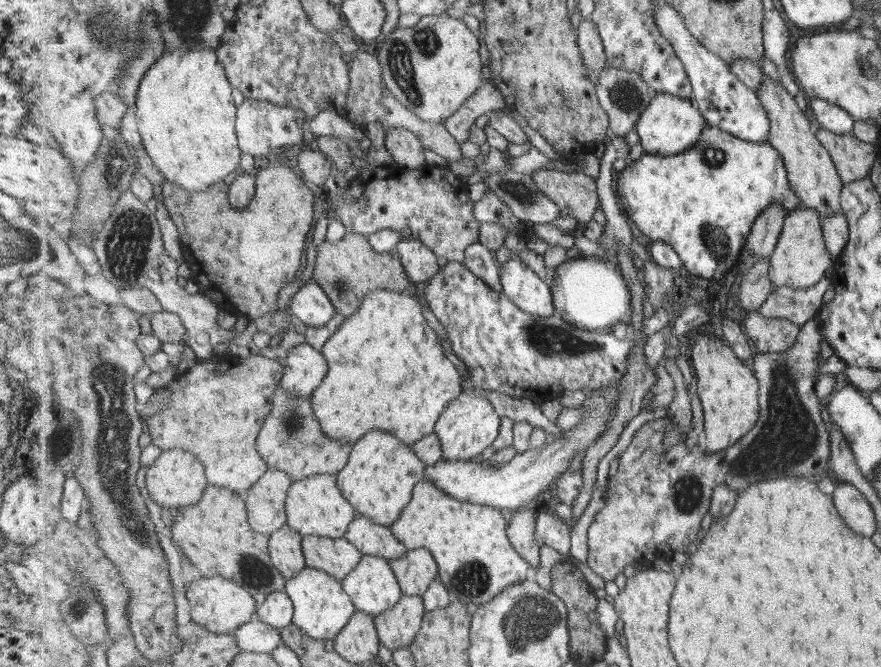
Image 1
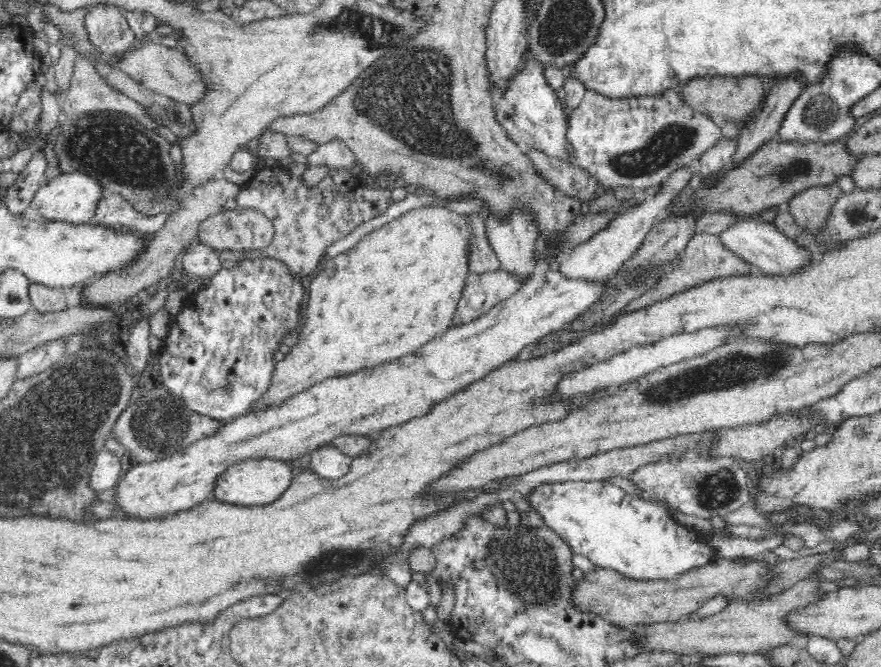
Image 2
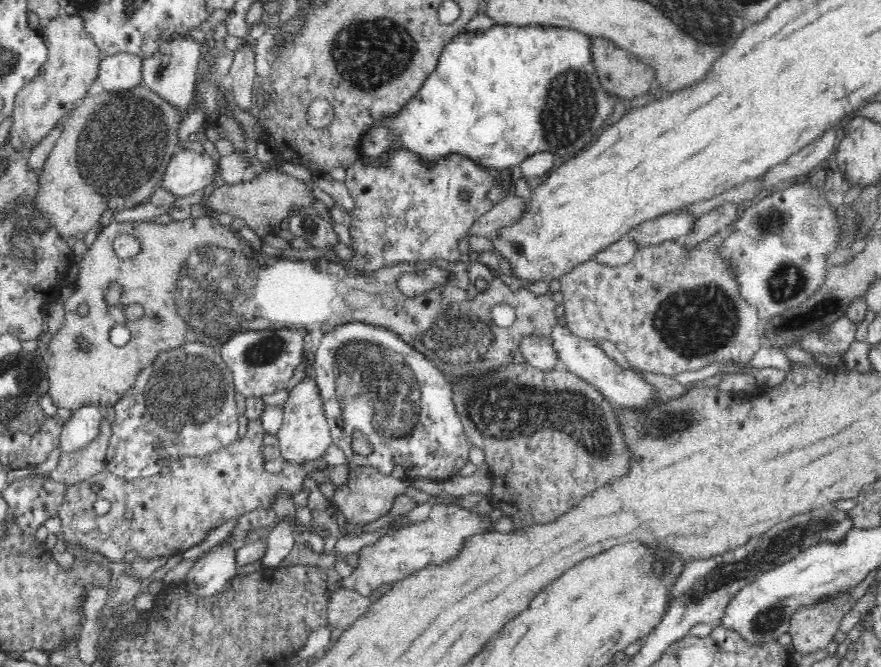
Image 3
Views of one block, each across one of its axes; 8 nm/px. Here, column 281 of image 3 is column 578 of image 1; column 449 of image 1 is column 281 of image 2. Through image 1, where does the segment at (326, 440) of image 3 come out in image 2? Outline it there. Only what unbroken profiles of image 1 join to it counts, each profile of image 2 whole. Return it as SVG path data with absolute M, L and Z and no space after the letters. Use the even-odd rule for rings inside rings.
M246 458L231 463L214 480L211 498L230 505L260 506L278 500L292 480L291 463L272 458Z

